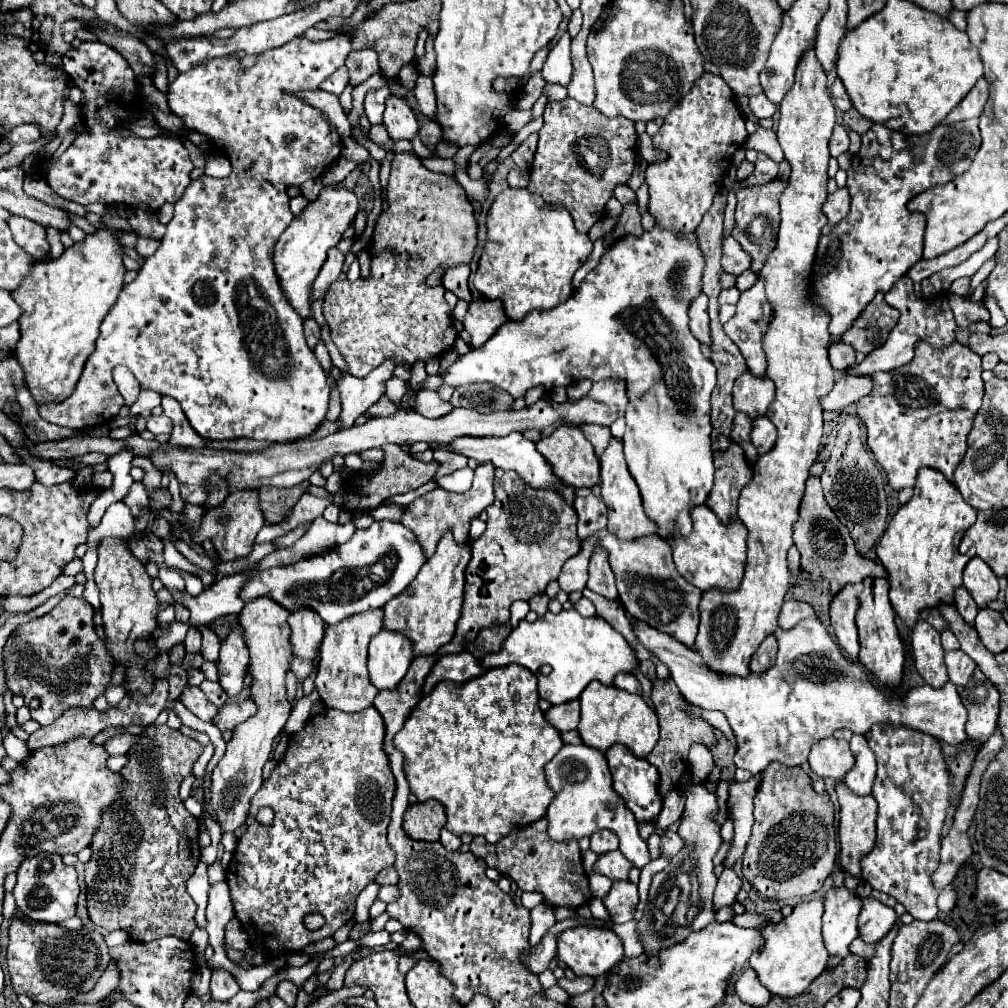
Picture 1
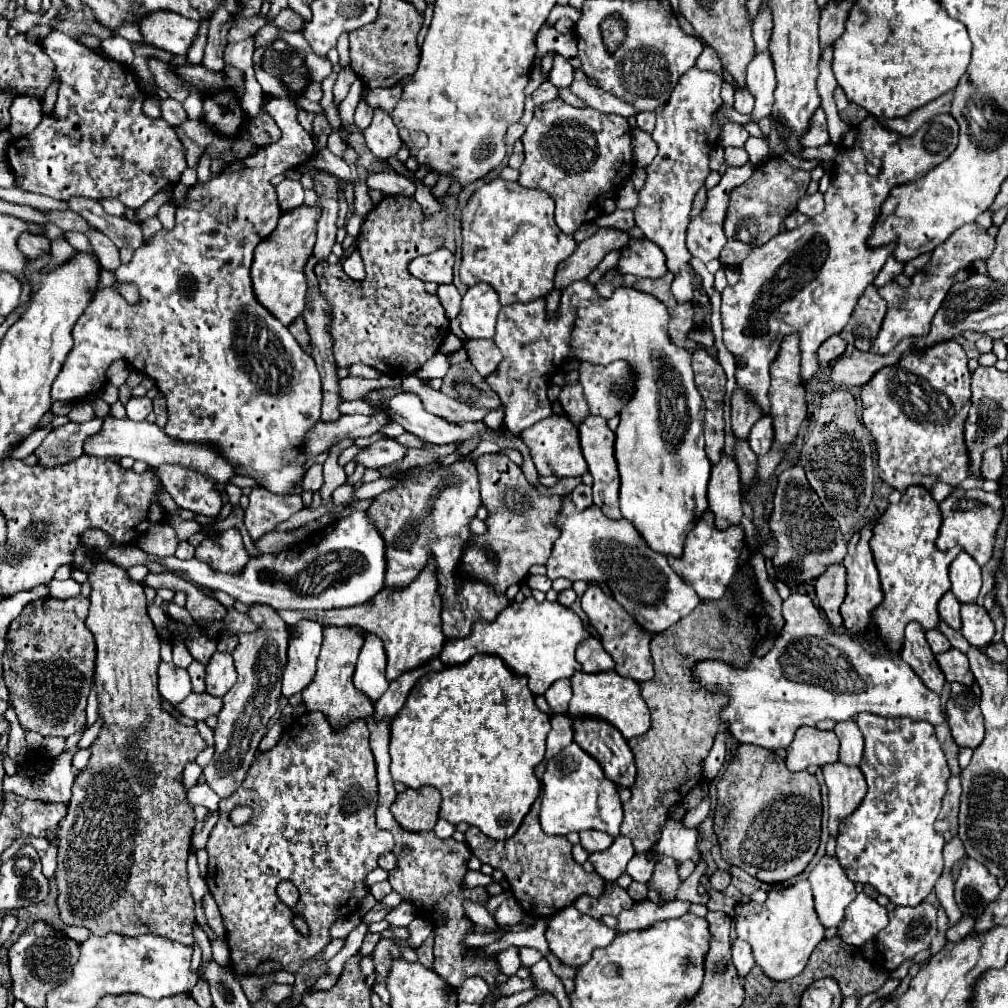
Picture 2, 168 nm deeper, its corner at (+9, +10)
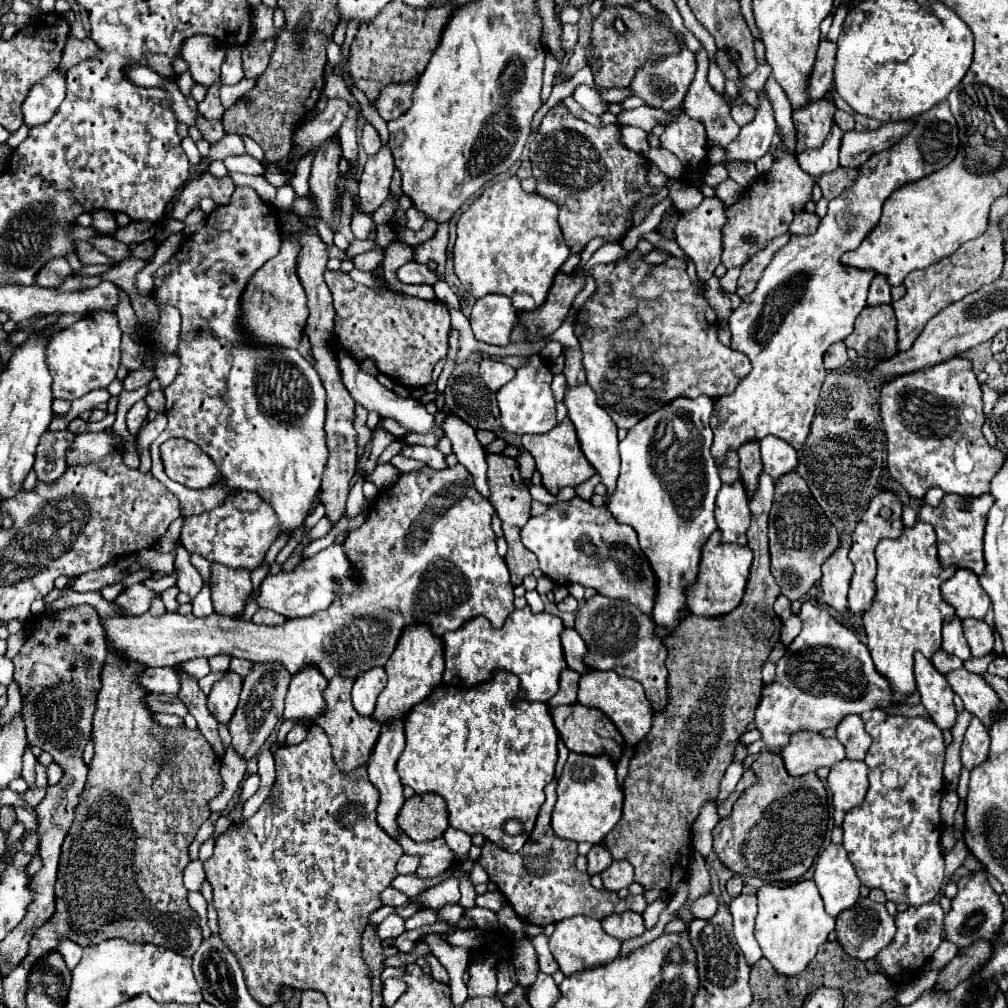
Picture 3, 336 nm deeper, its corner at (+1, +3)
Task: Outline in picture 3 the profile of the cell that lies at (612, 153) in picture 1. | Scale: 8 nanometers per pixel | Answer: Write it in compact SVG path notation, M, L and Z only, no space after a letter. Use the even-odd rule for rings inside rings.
M554 105L530 141L536 193L560 205L560 229L572 253L580 253L594 237L620 241L632 227L632 207L658 190L646 185L648 159L622 143L620 125L594 127L576 119L564 105Z

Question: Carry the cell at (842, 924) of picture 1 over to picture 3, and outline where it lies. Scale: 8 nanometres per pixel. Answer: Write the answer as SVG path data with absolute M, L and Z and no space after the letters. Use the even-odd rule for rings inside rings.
M830 843L814 865L814 883L824 899L824 909L830 917L838 917L860 899L860 879L842 845Z

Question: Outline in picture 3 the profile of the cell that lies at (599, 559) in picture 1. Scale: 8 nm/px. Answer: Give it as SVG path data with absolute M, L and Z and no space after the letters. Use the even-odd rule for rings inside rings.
M596 595L588 599L576 615L578 635L586 639L590 653L586 655L586 665L596 669L612 669L622 677L636 679L644 685L646 697L652 703L654 711L662 711L668 703L666 677L668 671L664 667L666 647L662 639L654 635L654 623L648 615L644 615L638 607L626 601L616 601L604 595Z

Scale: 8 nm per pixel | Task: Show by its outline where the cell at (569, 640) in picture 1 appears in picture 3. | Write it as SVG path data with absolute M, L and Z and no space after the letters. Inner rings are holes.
M530 607L516 609L500 629L492 627L486 617L476 617L458 631L442 637L446 651L444 681L450 683L454 677L460 677L462 683L474 685L490 681L492 673L502 669L520 679L530 701L546 703L558 693L558 677L564 669L568 669L562 651L562 631L564 621L560 617L546 611L534 615Z

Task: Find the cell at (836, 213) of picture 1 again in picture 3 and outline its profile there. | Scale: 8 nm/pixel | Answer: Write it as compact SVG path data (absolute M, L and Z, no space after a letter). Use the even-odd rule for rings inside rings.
M800 211L794 217L792 225L790 225L790 233L794 233L794 235L812 235L818 229L818 223L820 223L820 217L816 213Z

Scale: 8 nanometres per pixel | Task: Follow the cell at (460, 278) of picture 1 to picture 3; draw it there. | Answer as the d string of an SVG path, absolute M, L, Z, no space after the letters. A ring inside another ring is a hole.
M410 261L410 263L402 265L396 275L402 283L412 283L412 285L424 285L424 283L436 285L438 281L442 281L442 277L438 275L436 269L430 269L428 265L418 263L418 261Z

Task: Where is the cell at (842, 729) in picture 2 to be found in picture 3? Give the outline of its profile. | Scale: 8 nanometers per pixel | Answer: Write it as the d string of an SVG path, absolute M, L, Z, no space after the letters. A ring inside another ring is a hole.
M846 715L846 719L836 727L836 737L846 747L846 757L852 761L862 761L872 743L858 715Z

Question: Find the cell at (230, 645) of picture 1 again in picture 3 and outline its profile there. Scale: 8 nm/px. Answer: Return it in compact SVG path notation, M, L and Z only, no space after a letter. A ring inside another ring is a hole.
M228 671L218 683L214 683L208 695L208 709L220 723L228 723L230 717L234 715L240 689L242 689L242 677L234 675L234 671Z

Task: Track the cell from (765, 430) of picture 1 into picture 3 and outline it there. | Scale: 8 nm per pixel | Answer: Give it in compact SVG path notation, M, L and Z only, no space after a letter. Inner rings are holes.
M768 435L760 441L760 453L762 453L764 471L768 475L772 475L774 479L794 471L794 467L798 463L796 449L790 447L790 443L786 443L774 435Z

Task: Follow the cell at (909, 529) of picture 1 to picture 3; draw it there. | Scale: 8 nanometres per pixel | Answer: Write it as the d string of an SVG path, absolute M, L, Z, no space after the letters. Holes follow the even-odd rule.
M916 521L914 527L904 527L902 535L898 539L882 539L876 547L876 561L878 561L878 573L876 573L876 599L870 611L862 615L864 629L868 635L868 647L870 655L874 659L876 669L888 677L892 689L894 689L894 701L902 701L906 695L914 693L916 681L914 681L914 651L922 651L928 659L934 651L940 649L942 643L942 623L950 621L954 617L954 609L950 603L942 599L940 585L952 575L938 563L938 551L936 551L936 539L934 529L928 523Z

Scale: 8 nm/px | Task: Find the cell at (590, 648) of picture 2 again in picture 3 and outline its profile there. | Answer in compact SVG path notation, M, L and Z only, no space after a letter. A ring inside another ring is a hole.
M568 627L564 629L564 633L562 633L562 647L566 651L566 661L568 661L570 669L574 669L580 675L586 675L586 673L592 671L584 663L588 647L586 647L586 643L582 641L582 637L574 629L568 629Z

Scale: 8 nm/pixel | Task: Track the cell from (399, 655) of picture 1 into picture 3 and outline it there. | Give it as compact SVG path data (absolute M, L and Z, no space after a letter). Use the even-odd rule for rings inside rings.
M372 667L370 671L364 671L352 689L352 703L354 709L360 715L372 715L374 707L376 707L376 699L382 691L382 687L386 685L386 671L384 667Z

